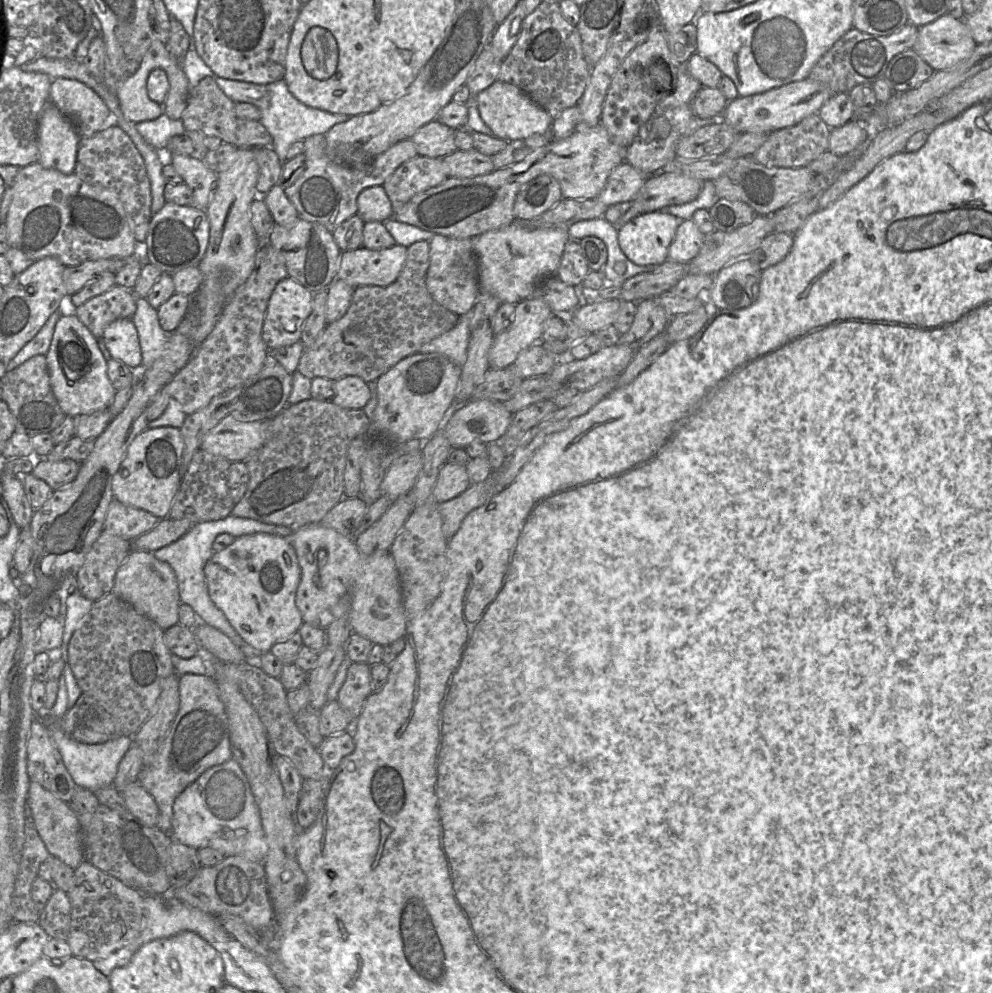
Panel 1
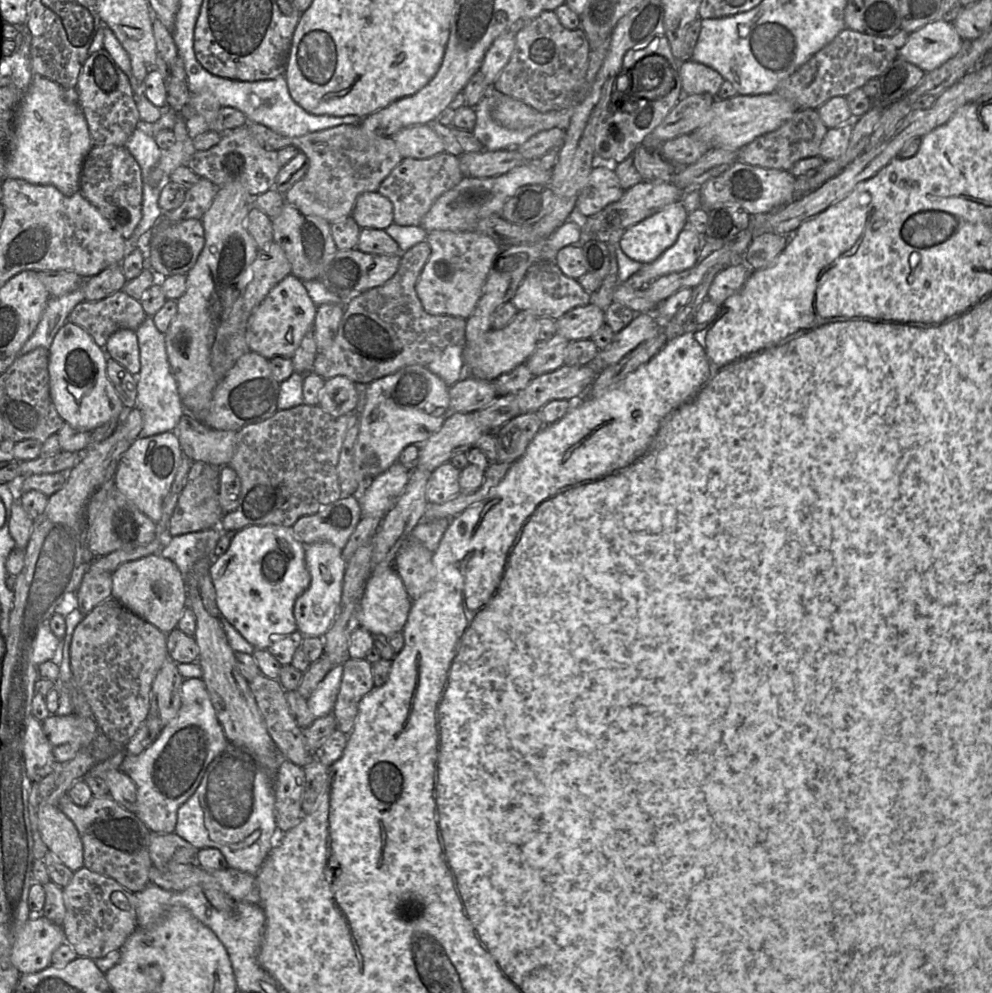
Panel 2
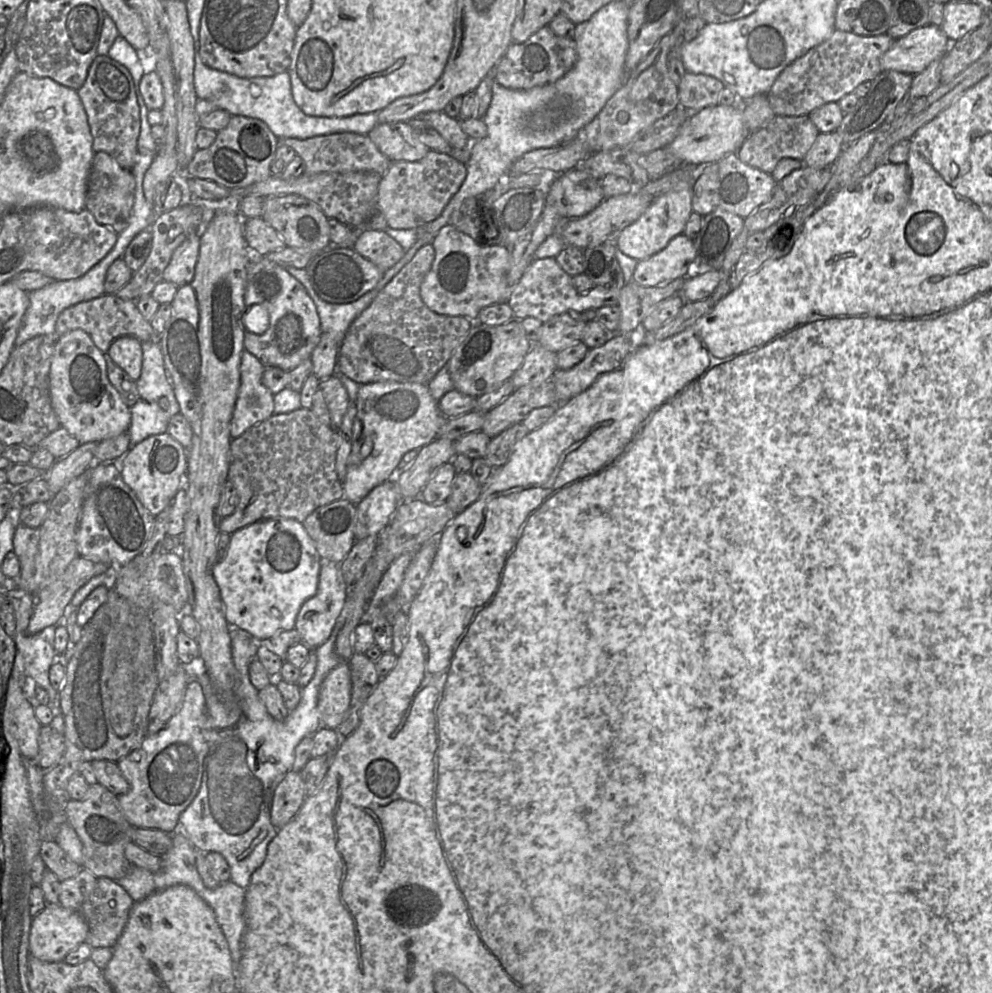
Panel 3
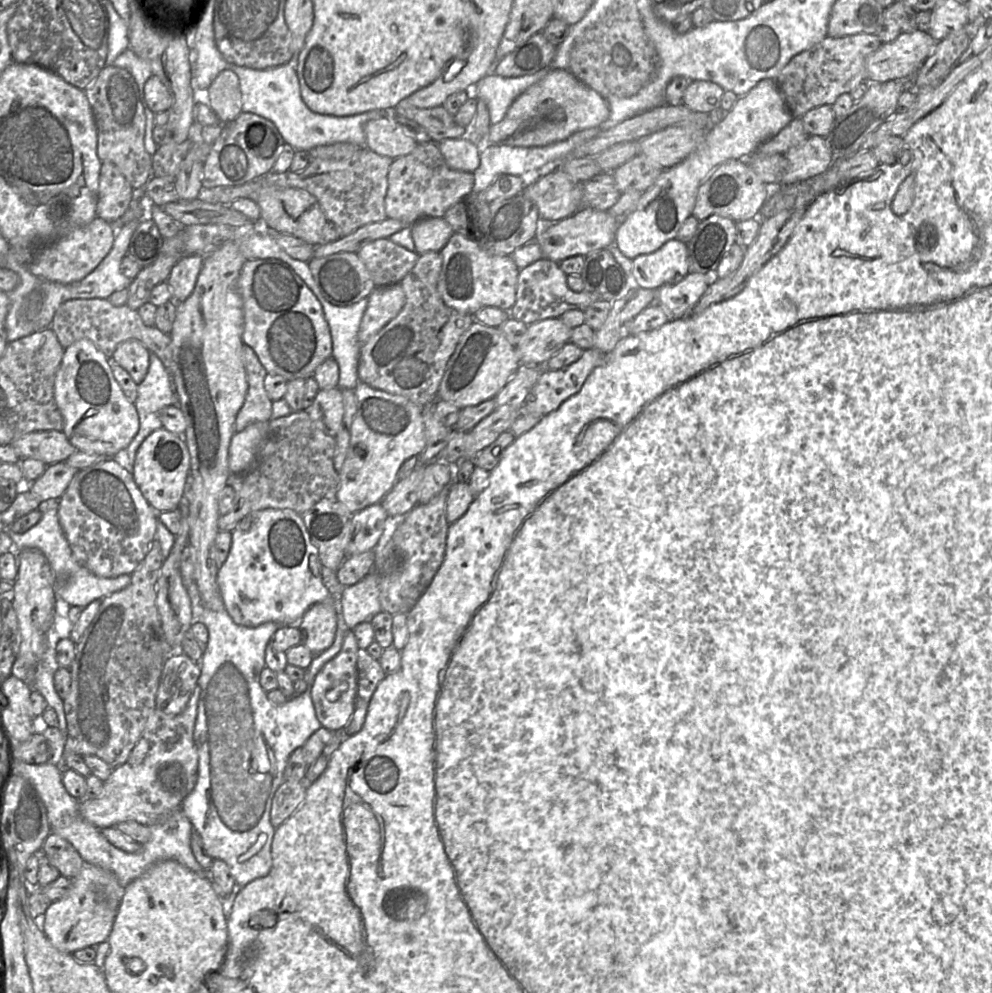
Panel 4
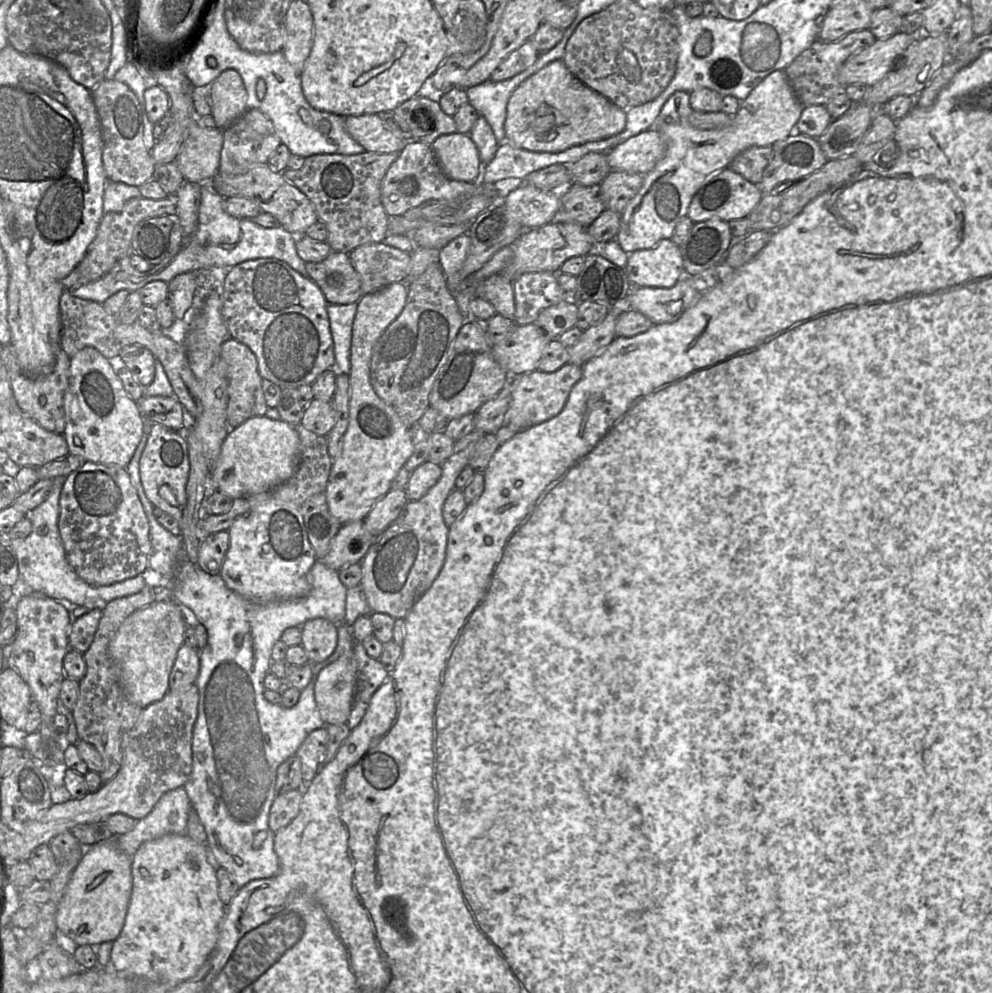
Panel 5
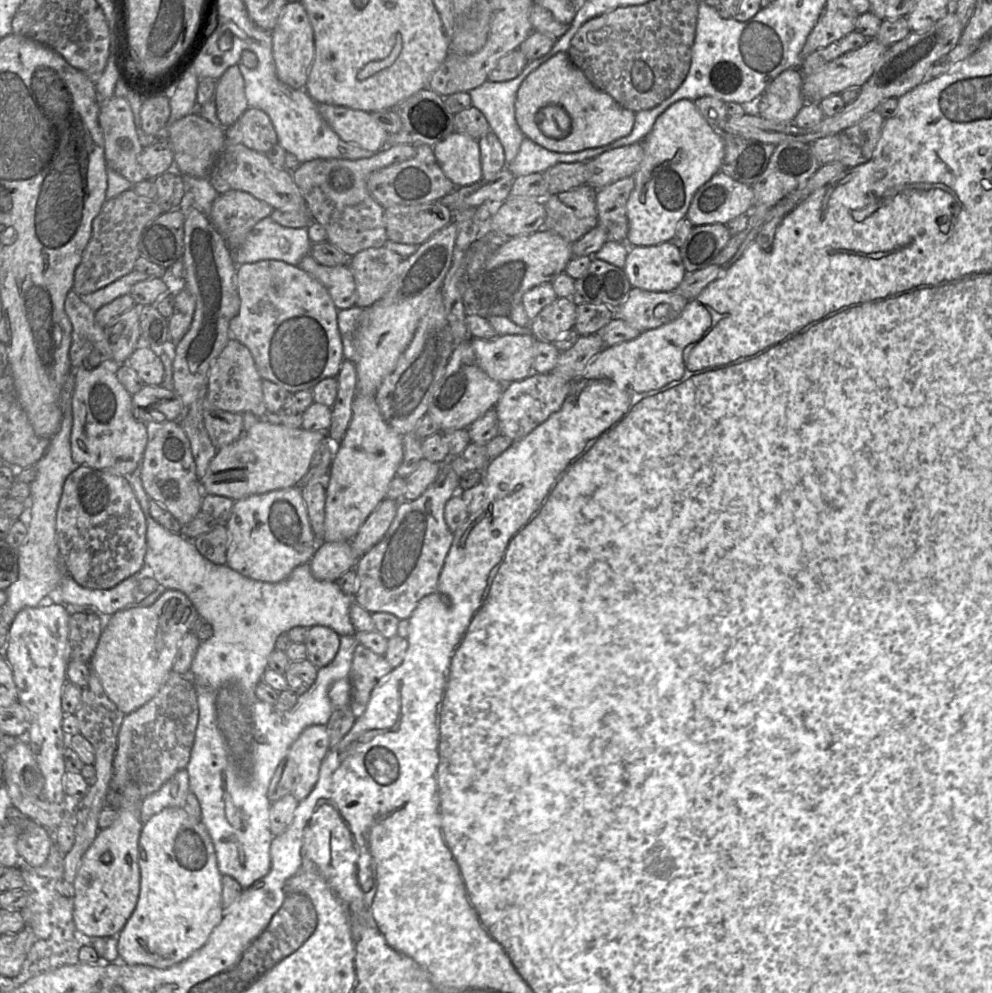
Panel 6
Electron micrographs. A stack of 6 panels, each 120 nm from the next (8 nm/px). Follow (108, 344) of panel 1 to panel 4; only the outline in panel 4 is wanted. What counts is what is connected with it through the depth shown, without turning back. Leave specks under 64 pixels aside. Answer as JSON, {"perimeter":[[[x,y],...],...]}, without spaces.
{"perimeter":[[[137,340],[120,343],[111,357],[111,361],[124,368],[133,381],[139,385],[149,368],[150,351]]]}

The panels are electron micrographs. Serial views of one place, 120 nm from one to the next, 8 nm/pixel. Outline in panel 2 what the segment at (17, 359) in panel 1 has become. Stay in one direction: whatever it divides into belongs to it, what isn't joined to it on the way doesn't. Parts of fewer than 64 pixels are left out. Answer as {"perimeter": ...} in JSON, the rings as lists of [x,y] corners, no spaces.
{"perimeter":[[[82,286],[63,296],[51,297],[35,331],[19,350],[18,356],[39,347],[49,349],[59,329],[67,323],[71,311],[83,301],[85,296]]]}

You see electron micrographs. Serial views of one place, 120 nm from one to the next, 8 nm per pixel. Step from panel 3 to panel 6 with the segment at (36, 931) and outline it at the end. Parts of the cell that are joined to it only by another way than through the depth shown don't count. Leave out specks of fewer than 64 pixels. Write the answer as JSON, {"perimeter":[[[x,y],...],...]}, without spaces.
{"perimeter":[[[135,782],[125,785],[119,795],[117,816],[112,825],[100,829],[84,854],[74,880],[73,921],[82,938],[117,936],[132,915],[140,893],[139,838],[143,828],[141,809],[144,798]]]}

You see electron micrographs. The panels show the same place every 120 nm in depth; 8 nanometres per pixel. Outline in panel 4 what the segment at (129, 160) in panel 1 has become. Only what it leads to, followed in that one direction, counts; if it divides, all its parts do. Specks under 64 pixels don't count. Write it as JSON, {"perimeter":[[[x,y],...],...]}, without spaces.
{"perimeter":[[[102,162],[99,176],[97,217],[108,223],[121,218],[130,206],[133,188],[111,162]]]}

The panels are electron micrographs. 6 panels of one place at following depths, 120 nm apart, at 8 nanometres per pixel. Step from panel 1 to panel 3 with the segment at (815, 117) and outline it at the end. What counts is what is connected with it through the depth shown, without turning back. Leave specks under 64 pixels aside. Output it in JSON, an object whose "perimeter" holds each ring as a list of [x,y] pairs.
{"perimeter":[[[776,115],[770,122],[749,134],[737,150],[737,156],[743,163],[771,174],[777,163],[783,158],[803,161],[819,134],[820,131],[811,121],[809,115]]]}

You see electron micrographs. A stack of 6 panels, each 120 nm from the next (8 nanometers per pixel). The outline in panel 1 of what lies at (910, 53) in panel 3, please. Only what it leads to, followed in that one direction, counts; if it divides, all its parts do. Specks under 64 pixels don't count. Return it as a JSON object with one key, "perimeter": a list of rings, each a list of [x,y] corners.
{"perimeter":[[[946,13],[919,27],[917,41],[912,49],[938,72],[967,59],[976,46],[964,20],[955,19]]]}

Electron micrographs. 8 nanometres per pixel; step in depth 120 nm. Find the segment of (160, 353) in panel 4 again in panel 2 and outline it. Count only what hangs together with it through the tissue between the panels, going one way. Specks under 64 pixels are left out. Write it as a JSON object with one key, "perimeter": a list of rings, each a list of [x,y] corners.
{"perimeter":[[[120,290],[101,300],[77,304],[67,322],[83,328],[104,349],[113,333],[121,329],[136,331],[146,317],[140,301]]]}

